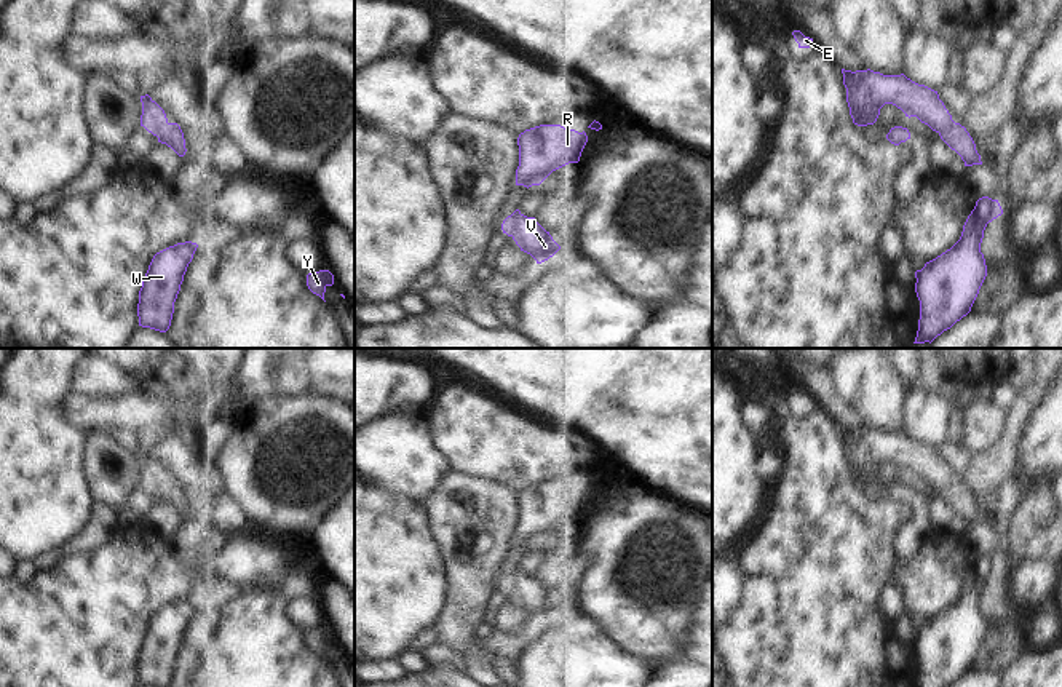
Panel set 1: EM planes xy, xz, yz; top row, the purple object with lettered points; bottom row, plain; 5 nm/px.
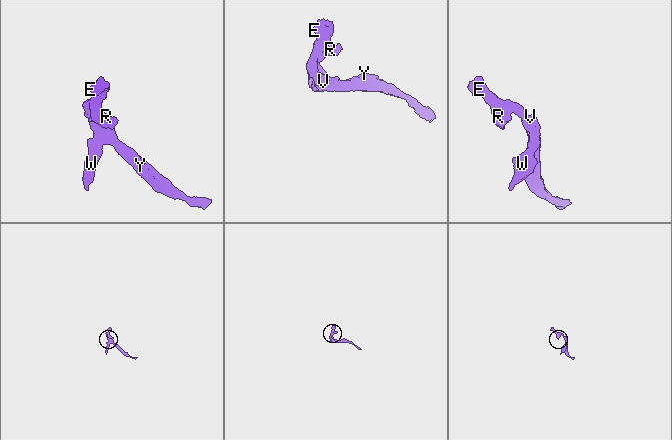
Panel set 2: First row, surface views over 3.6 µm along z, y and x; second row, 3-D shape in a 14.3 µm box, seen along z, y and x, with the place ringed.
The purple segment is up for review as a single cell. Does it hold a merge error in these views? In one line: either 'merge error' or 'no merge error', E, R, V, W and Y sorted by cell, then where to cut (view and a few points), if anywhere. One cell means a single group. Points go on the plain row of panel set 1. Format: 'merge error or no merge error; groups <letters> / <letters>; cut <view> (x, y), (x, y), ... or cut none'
no merge error; groups E R V W Y; cut none

